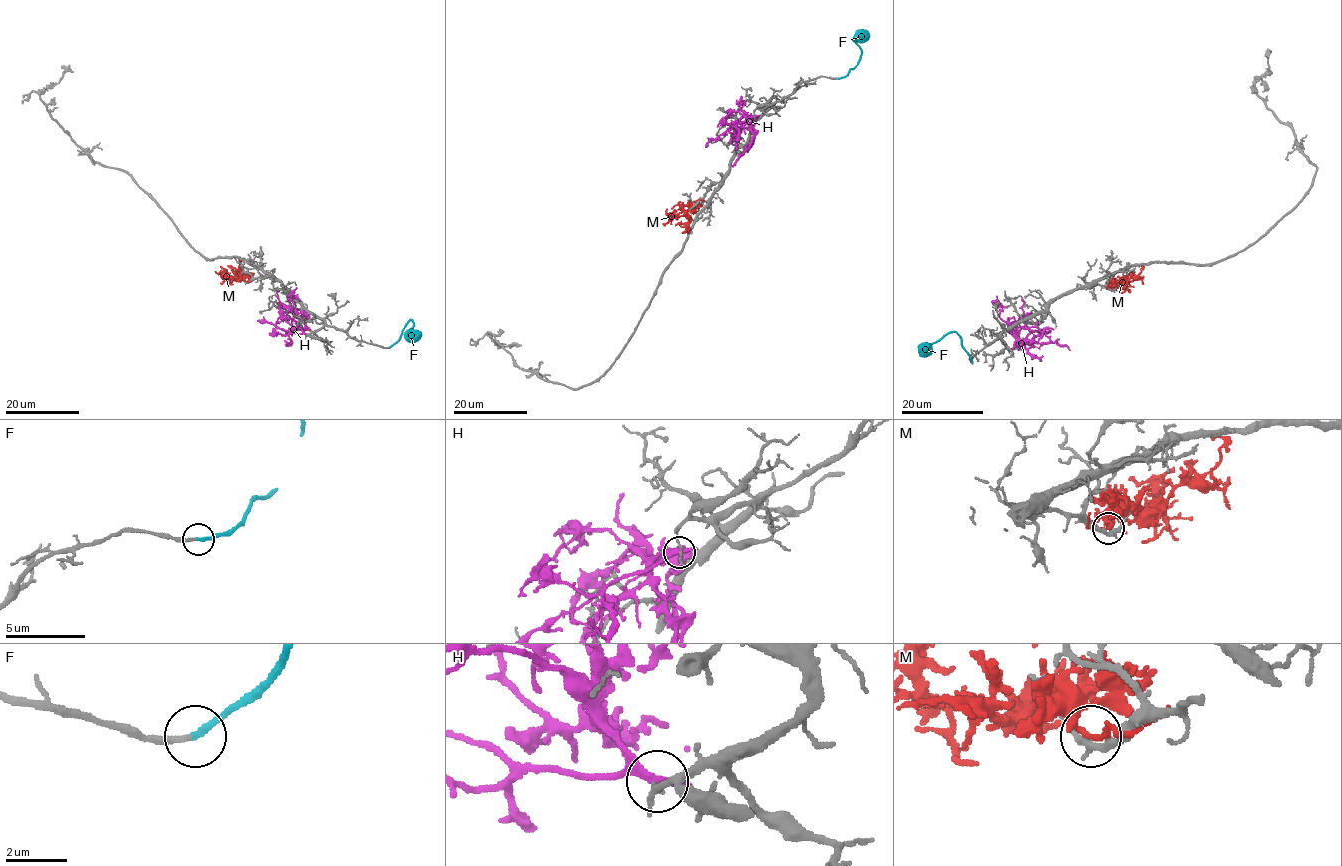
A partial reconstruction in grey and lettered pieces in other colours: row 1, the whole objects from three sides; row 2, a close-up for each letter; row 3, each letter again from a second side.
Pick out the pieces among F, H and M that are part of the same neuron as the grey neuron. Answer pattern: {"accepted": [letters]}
{"accepted": ["F"]}

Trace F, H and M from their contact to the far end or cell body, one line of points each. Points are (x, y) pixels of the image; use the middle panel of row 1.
F: (837, 78), (844, 77), (859, 61), (861, 49), (856, 42), (865, 30)
H: (754, 116), (748, 119), (751, 143), (732, 167)
M: (694, 205), (683, 215), (663, 224)

